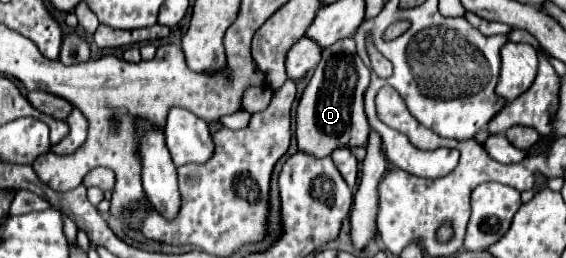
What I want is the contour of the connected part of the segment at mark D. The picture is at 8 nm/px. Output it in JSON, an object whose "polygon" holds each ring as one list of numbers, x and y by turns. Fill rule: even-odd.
{"polygon":[[344,38,322,52,322,60,316,66,296,110,296,140,298,150,316,158,328,156,340,146,366,146,370,126,364,114,364,90,370,84,370,70,356,54,352,38],[342,138,348,142,342,144]]}

